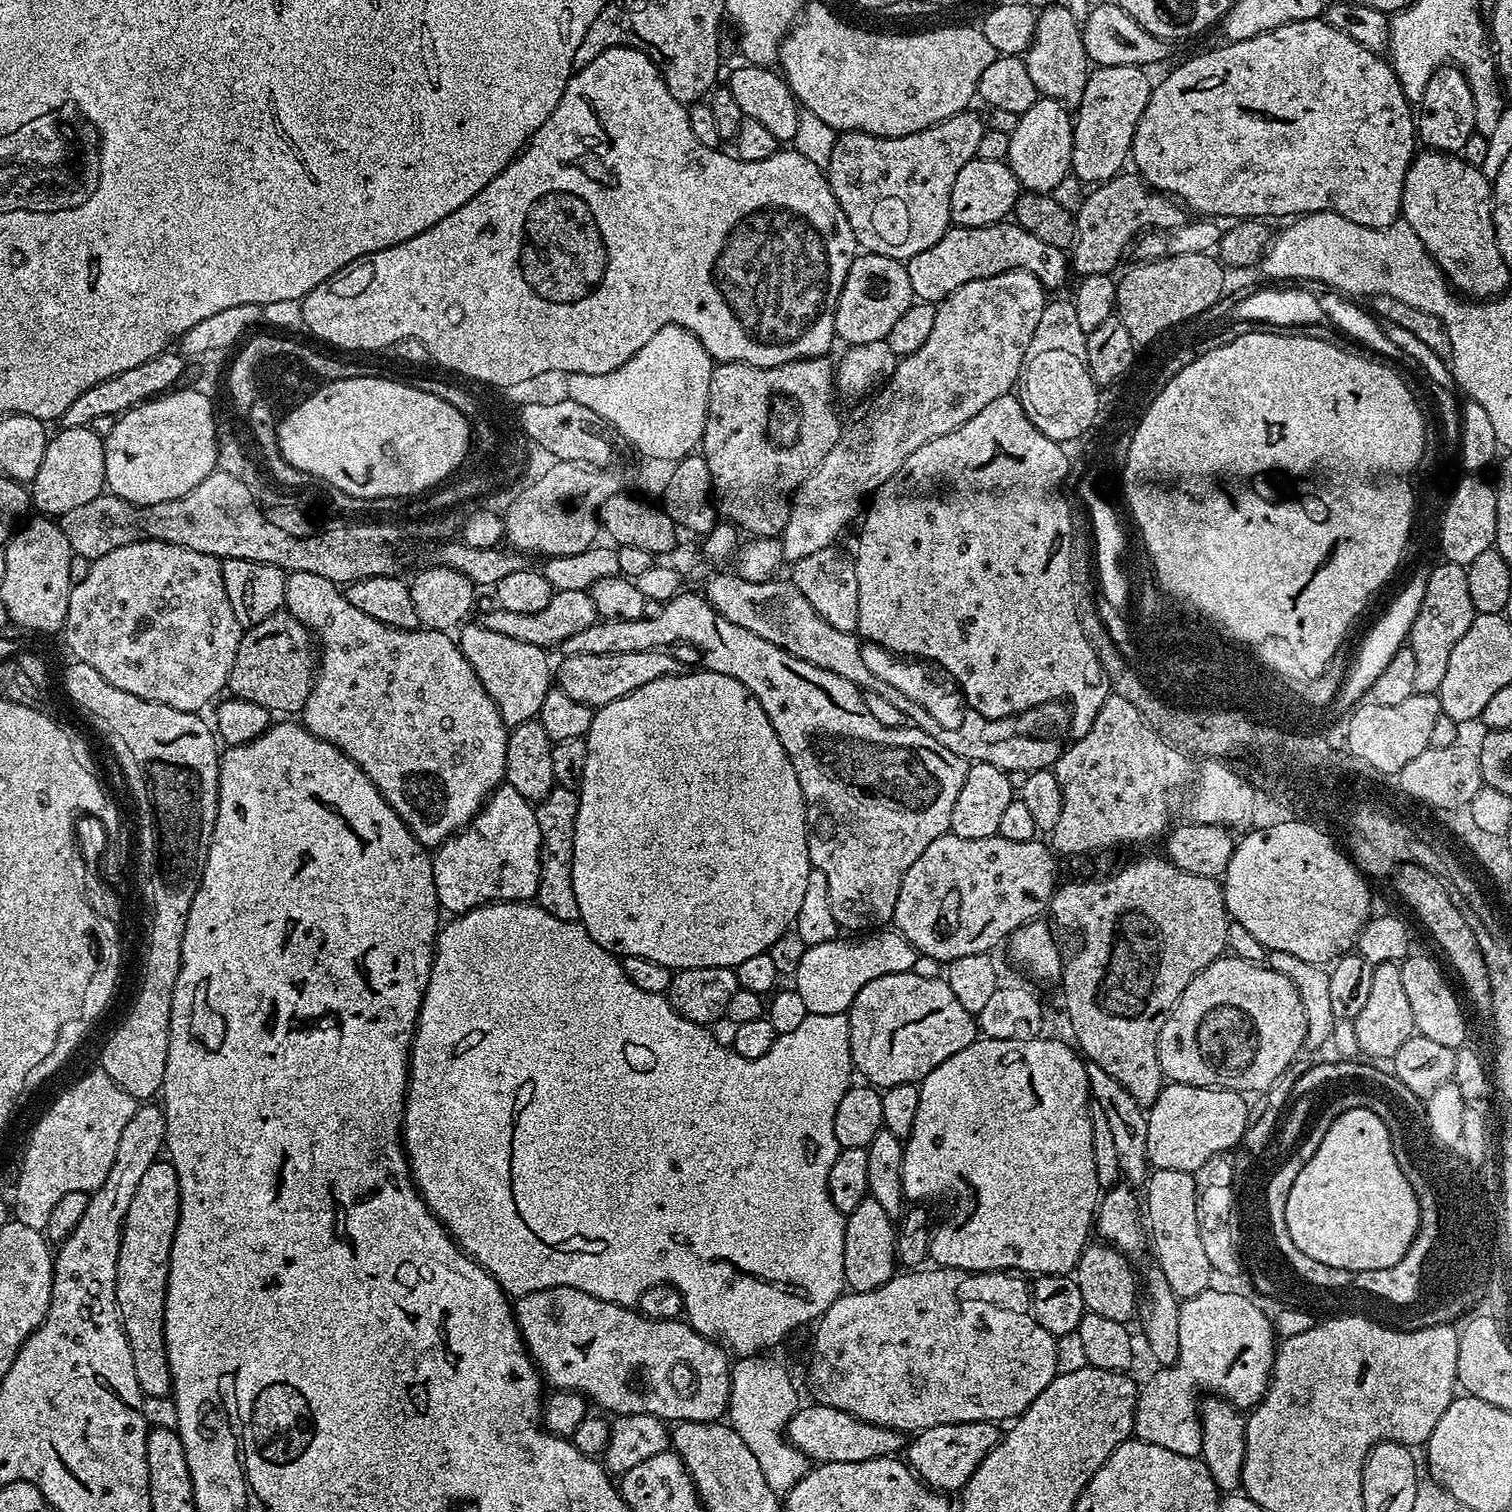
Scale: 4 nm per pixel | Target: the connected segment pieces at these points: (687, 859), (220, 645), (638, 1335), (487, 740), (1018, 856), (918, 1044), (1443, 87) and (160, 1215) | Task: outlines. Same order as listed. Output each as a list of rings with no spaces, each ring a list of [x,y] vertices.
[[[696,670],[693,676],[681,674],[679,676],[663,676],[654,682],[646,682],[646,686],[638,686],[630,694],[618,698],[614,702],[602,705],[595,709],[592,725],[586,737],[588,742],[588,753],[586,754],[586,770],[582,774],[582,782],[578,789],[580,805],[578,806],[578,818],[574,826],[574,850],[572,851],[572,881],[574,882],[574,898],[578,898],[578,910],[580,911],[579,923],[584,929],[602,946],[613,954],[623,953],[624,956],[637,956],[646,958],[650,962],[658,962],[662,966],[673,970],[685,968],[730,968],[735,970],[739,964],[746,962],[753,954],[762,954],[768,951],[778,938],[789,931],[796,923],[798,906],[802,906],[802,898],[806,895],[806,882],[810,878],[813,866],[808,853],[808,831],[806,830],[806,806],[802,798],[802,786],[798,786],[798,774],[794,774],[794,766],[782,750],[782,742],[778,742],[778,734],[774,734],[774,726],[770,726],[770,718],[766,718],[766,710],[758,706],[758,698],[754,698],[746,690],[742,682],[730,678],[726,674],[709,672],[707,670]]]
[[[143,540],[130,546],[118,546],[118,550],[110,550],[110,554],[102,554],[102,558],[92,561],[90,574],[86,574],[86,582],[78,582],[72,586],[62,637],[64,636],[69,650],[73,652],[73,657],[86,662],[86,666],[94,666],[94,670],[98,670],[98,674],[102,674],[102,678],[110,682],[110,686],[118,686],[118,690],[126,690],[126,694],[134,694],[143,700],[153,700],[174,710],[203,713],[203,708],[208,703],[211,705],[221,695],[220,691],[223,693],[227,689],[230,670],[234,666],[234,654],[238,654],[242,635],[238,618],[234,618],[234,606],[230,606],[230,598],[222,582],[220,565],[221,561],[215,556],[198,554],[198,550],[186,550],[186,546],[174,546],[170,542]]]
[[[554,1286],[553,1288],[543,1288],[534,1290],[530,1294],[520,1296],[514,1304],[514,1315],[516,1324],[520,1327],[520,1336],[528,1350],[528,1355],[532,1357],[533,1364],[540,1369],[541,1377],[548,1380],[556,1390],[567,1390],[570,1392],[583,1392],[585,1397],[593,1405],[596,1404],[605,1413],[612,1412],[616,1416],[629,1416],[630,1414],[654,1414],[665,1422],[679,1422],[689,1420],[690,1422],[710,1423],[719,1421],[727,1413],[728,1399],[730,1398],[730,1386],[732,1385],[732,1373],[730,1371],[730,1356],[727,1351],[717,1341],[708,1340],[700,1336],[693,1329],[691,1324],[683,1319],[655,1320],[646,1318],[635,1307],[626,1304],[615,1304],[614,1302],[602,1302],[590,1294],[586,1294],[577,1288],[570,1286]]]
[[[287,573],[284,582],[284,608],[291,616],[298,618],[298,622],[308,627],[318,645],[318,671],[315,673],[312,689],[302,709],[304,727],[347,754],[368,775],[370,782],[374,782],[374,786],[382,794],[382,798],[386,798],[394,814],[398,814],[398,818],[406,822],[410,834],[414,834],[414,838],[418,838],[418,842],[425,848],[435,849],[448,837],[456,835],[478,815],[485,800],[492,795],[493,788],[498,788],[505,783],[506,748],[510,731],[498,706],[494,706],[494,698],[490,698],[478,674],[474,674],[474,666],[466,662],[466,654],[462,654],[459,643],[449,633],[439,632],[433,628],[419,626],[400,629],[395,628],[393,624],[378,622],[378,618],[370,618],[370,614],[362,614],[362,610],[358,610],[358,606],[351,604],[345,598],[343,591],[330,582],[330,578],[322,578],[319,574]]]
[[[951,834],[934,838],[934,842],[930,842],[930,846],[926,846],[926,850],[922,850],[922,858],[918,858],[918,862],[914,862],[914,866],[910,866],[910,870],[906,870],[906,878],[902,878],[900,889],[898,890],[898,902],[894,906],[894,914],[891,919],[895,931],[903,935],[921,957],[926,958],[926,956],[929,956],[930,959],[941,960],[941,962],[966,958],[966,954],[991,953],[992,948],[998,947],[999,944],[1001,947],[1008,937],[1012,935],[1015,928],[1028,924],[1031,920],[1043,917],[1049,911],[1052,896],[1056,893],[1058,887],[1056,860],[1058,861],[1058,856],[1045,841],[1044,845],[1042,840],[1037,838],[1026,842],[1010,842],[1010,838],[1002,838],[998,834],[990,838],[974,838],[973,840],[970,838],[958,838]]]
[[[919,971],[886,974],[867,982],[858,991],[848,1009],[848,1050],[857,1073],[860,1072],[869,1085],[883,1090],[890,1086],[903,1084],[919,1085],[946,1058],[958,1054],[958,1050],[966,1050],[978,1038],[976,1032],[977,1017],[959,1004],[954,998],[954,990],[950,990],[947,979],[931,980],[928,976],[919,976]]]
[[[1455,66],[1438,69],[1426,86],[1422,100],[1424,113],[1419,113],[1418,116],[1419,143],[1433,152],[1460,154],[1467,139],[1476,132],[1476,103],[1464,71]]]
[[[158,1158],[138,1182],[138,1190],[130,1201],[130,1210],[126,1214],[120,1234],[120,1253],[116,1271],[116,1301],[120,1307],[120,1320],[124,1324],[124,1333],[130,1342],[134,1354],[134,1370],[145,1397],[167,1397],[172,1391],[172,1375],[168,1369],[168,1355],[164,1349],[164,1303],[168,1285],[168,1267],[170,1250],[174,1242],[174,1230],[180,1217],[180,1191],[176,1181],[176,1171],[171,1160]]]

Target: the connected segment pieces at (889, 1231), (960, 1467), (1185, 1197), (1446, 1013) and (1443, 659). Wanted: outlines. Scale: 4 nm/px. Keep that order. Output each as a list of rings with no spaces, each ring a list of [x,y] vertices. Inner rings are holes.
[[[866,1199],[852,1212],[847,1213],[844,1221],[844,1282],[851,1291],[869,1292],[882,1286],[887,1280],[892,1279],[898,1268],[896,1259],[896,1238],[898,1228],[893,1217],[878,1206],[878,1202]]]
[[[954,1422],[924,1428],[907,1441],[906,1463],[929,1488],[941,1494],[959,1493],[974,1470],[978,1470],[982,1458],[999,1442],[1002,1432],[996,1428],[999,1427],[995,1423],[986,1422]]]
[[[1155,1169],[1146,1181],[1146,1228],[1150,1233],[1150,1248],[1156,1251],[1154,1264],[1161,1268],[1174,1295],[1181,1301],[1194,1298],[1210,1287],[1214,1273],[1212,1263],[1202,1247],[1198,1230],[1198,1202],[1196,1178],[1182,1170]]]
[[[1415,954],[1405,956],[1399,961],[1399,966],[1402,970],[1402,986],[1406,989],[1410,1011],[1414,1013],[1416,1032],[1453,1050],[1465,1047],[1470,1023],[1464,1017],[1464,1008],[1456,997],[1457,989],[1453,981],[1451,979],[1448,981],[1444,977],[1445,969],[1443,967],[1440,969],[1428,956],[1415,956]]]
[[[1440,562],[1440,565],[1435,565],[1431,569],[1422,606],[1418,609],[1406,641],[1407,647],[1414,650],[1416,693],[1439,693],[1442,677],[1446,675],[1446,669],[1450,663],[1450,654],[1458,638],[1462,638],[1462,634],[1470,630],[1470,622],[1474,622],[1477,610],[1474,602],[1470,602],[1470,586],[1466,583],[1467,573],[1465,565],[1447,562]]]

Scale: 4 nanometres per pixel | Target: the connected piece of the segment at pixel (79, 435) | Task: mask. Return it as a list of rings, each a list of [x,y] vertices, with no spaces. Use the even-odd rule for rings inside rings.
[[[89,426],[83,428],[60,428],[49,439],[46,458],[38,466],[38,474],[30,482],[30,504],[37,513],[48,518],[70,514],[77,506],[94,502],[94,498],[106,492],[106,450],[104,437]]]

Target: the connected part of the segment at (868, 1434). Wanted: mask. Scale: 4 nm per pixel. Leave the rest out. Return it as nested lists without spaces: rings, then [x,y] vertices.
[[[809,1403],[796,1409],[790,1418],[786,1435],[792,1445],[809,1461],[816,1464],[826,1462],[866,1462],[876,1456],[896,1456],[905,1447],[906,1440],[892,1428],[878,1427],[865,1420],[854,1418],[842,1410],[834,1410],[825,1404]]]

